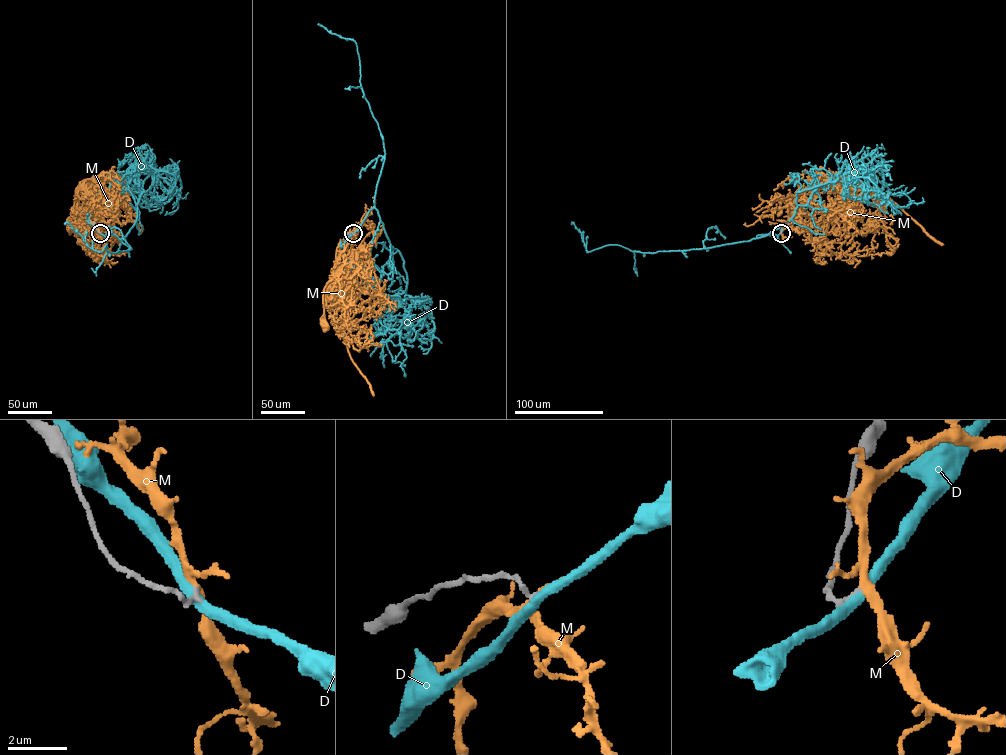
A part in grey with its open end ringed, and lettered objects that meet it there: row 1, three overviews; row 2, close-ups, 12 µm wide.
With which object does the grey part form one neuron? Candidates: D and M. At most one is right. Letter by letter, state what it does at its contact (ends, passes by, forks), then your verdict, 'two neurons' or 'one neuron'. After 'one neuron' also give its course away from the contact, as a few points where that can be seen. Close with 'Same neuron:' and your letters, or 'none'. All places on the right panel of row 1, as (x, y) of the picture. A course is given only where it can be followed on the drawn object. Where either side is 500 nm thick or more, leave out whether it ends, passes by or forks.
D: it passes by; two neurons
M: it forks there; two neurons
Same neuron: none

